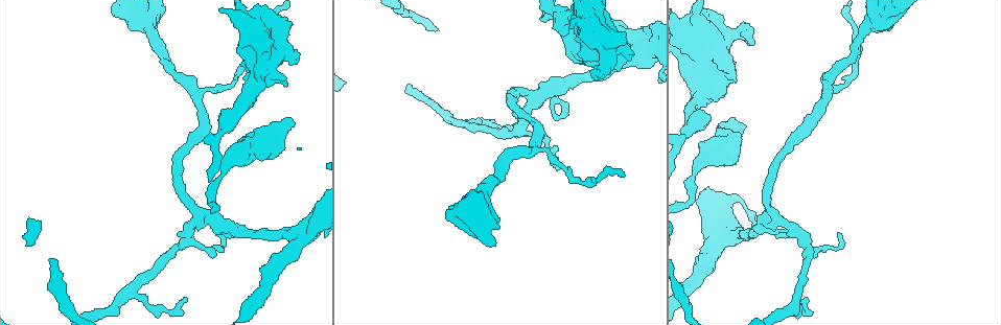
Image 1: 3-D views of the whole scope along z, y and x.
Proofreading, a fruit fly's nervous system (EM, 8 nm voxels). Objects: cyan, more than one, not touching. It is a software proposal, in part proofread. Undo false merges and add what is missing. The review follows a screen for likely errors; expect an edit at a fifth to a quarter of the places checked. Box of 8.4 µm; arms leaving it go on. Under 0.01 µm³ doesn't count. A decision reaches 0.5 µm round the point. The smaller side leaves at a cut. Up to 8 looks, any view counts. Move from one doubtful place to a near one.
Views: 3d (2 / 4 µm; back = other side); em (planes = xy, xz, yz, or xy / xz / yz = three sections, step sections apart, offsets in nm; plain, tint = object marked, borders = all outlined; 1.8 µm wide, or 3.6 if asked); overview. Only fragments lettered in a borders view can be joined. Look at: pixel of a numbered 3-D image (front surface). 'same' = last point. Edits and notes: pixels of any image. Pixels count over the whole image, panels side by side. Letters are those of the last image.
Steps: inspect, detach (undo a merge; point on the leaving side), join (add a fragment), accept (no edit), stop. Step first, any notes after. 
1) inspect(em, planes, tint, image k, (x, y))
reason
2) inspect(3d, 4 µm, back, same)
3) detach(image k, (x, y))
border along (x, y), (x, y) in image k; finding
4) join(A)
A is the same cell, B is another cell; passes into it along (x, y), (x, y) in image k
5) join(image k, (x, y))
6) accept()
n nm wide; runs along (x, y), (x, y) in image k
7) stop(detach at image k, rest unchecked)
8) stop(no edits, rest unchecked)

inspect(em, planes, borders, image 1, (619, 57))
thick end

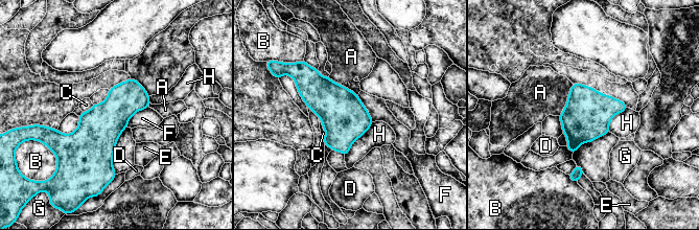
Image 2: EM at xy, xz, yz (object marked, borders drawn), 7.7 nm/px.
accept()
H touches over 340 nm; A, B, C, D, E, F, G and H are other cells; border along (148, 106), (138, 110), (126, 125) in image 2; no lettered fragment goes on from it

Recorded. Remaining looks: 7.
inspect(em, 3.6 µm, yz, step 4, borders, image 1, (592, 74))
branch stops here

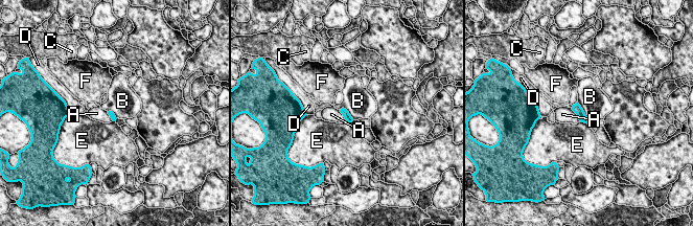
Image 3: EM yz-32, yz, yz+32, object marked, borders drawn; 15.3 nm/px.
accept()
B touches over 340 nm; A, B, C, D, E and F are other cells; border along (577, 102), (590, 119) in image 3; no lettered fragment goes on from it

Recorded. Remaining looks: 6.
inspect(3d, 2 µm, image 1, (199, 210))
three arms meet

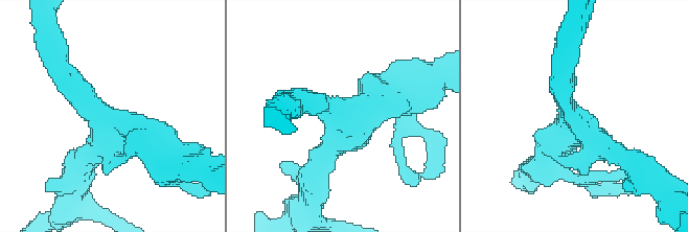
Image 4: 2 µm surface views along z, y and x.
inspect(em, xz, step 4, tint, image 4, (107, 116))
3 arms; arms of 180, 240, 260 nm

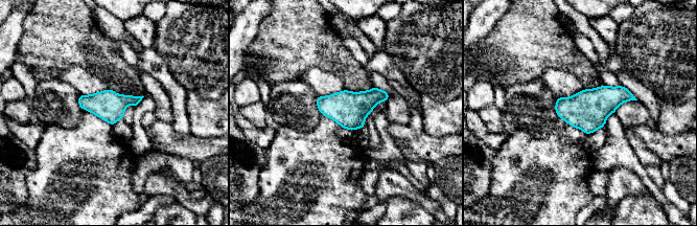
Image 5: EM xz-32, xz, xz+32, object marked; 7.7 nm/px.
inspect(em, planes, borders, same)
cut it another way

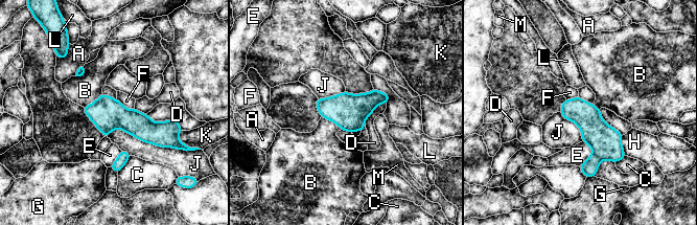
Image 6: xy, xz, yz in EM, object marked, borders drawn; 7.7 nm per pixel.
accept()
200 nm wide; A, B, C, D, E, F, G, H, J, K, L and M are other cells; one cell here

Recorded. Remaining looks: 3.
stop(no edits, rest unchecked)

